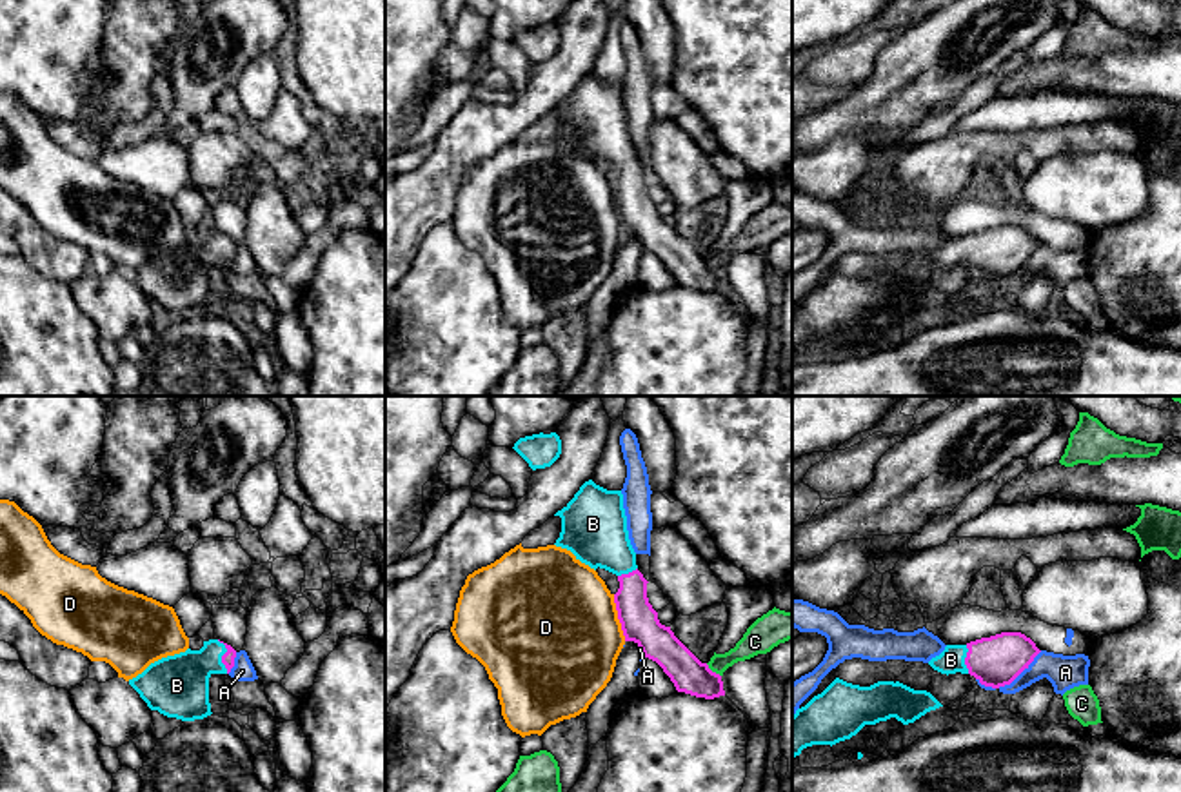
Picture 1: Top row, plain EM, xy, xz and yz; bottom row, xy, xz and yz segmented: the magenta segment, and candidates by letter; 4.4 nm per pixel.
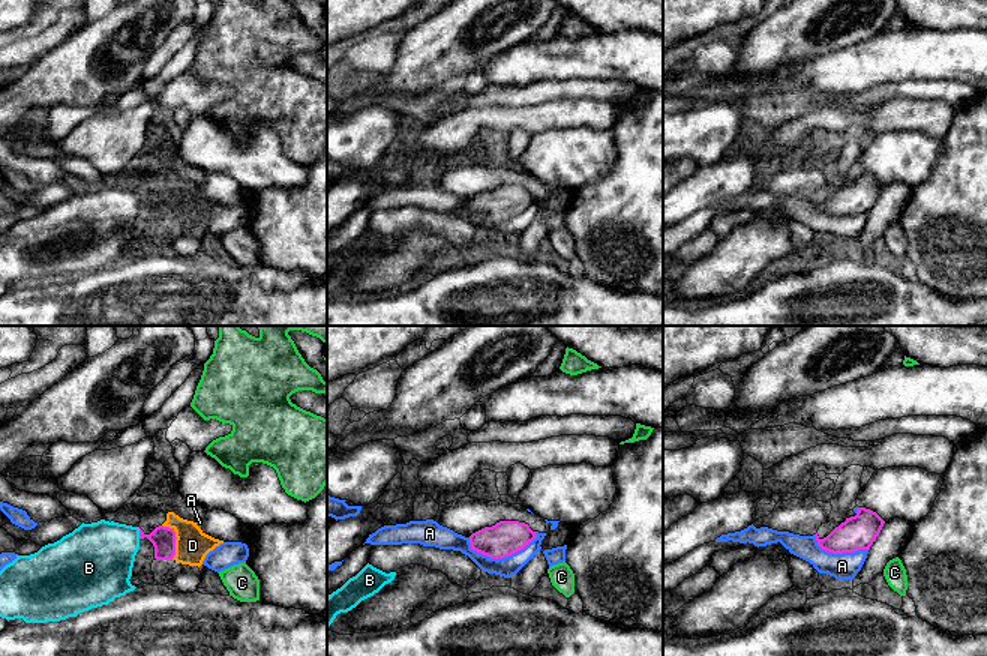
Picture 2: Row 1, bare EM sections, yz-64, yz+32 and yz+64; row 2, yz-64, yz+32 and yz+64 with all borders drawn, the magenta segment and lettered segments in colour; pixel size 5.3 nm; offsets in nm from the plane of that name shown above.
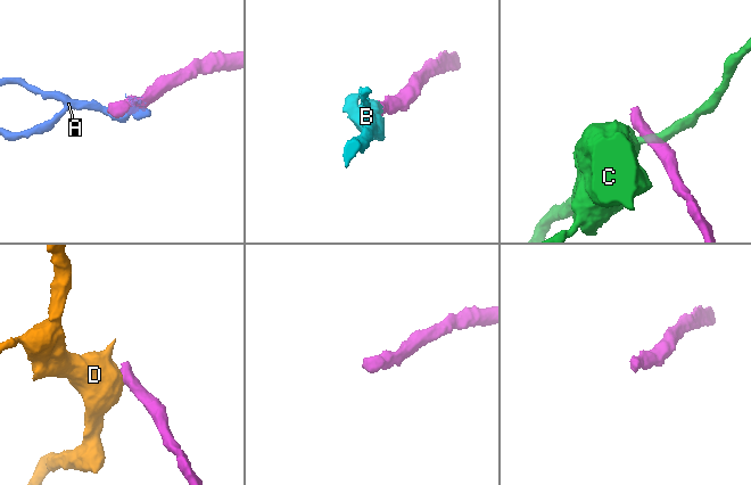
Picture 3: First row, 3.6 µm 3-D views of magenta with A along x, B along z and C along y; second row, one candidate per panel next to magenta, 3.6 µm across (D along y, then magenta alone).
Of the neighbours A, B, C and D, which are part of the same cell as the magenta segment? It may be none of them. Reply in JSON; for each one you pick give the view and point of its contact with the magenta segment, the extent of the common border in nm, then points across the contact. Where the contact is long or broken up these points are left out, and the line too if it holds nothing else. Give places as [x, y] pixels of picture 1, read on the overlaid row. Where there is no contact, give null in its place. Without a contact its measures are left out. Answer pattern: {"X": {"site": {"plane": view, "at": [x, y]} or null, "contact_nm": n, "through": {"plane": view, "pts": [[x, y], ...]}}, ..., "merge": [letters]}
{"B": {"site": {"plane": "xy", "at": [222, 656]}, "contact_nm": 160, "through": {"plane": "xy", "pts": [[228, 658], [222, 656], [197, 665], [177, 685]]}}, "merge": ["B"]}

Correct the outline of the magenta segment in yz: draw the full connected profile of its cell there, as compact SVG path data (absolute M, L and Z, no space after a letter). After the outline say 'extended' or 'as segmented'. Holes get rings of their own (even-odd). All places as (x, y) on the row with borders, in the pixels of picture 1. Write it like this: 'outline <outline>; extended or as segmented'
outline M1001 632L967 645L947 645L928 665L941 674L970 674L981 685L1010 685L1041 650L1021 632Z; extended

